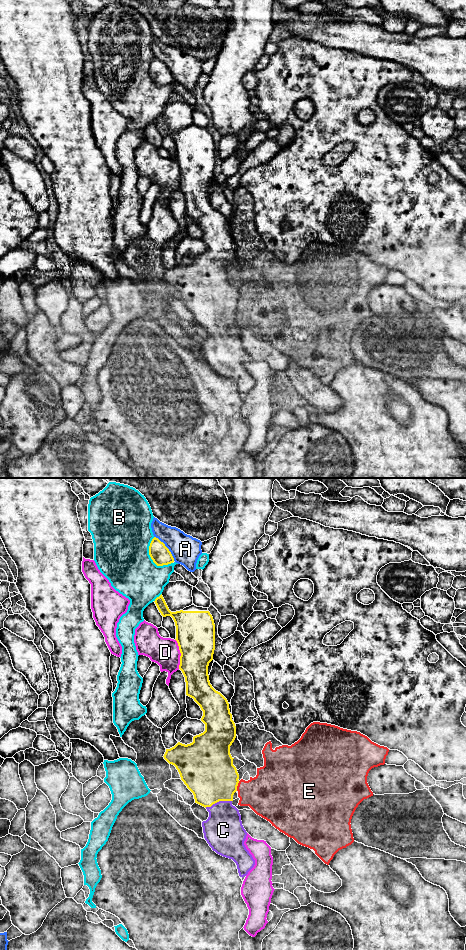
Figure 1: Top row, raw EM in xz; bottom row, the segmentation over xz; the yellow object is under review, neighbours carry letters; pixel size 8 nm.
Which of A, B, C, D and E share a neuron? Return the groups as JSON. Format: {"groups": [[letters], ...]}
{"groups": [["A"], ["B"], ["C"], ["D"], ["E"]]}

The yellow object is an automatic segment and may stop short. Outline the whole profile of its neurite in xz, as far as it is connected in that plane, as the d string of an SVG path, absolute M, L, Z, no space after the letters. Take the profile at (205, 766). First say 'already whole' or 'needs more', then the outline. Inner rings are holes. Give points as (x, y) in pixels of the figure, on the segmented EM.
needs more | M162 594L154 602L163 617L171 616L175 622L175 640L181 653L179 669L185 677L186 695L200 706L203 711L201 721L205 724L205 731L194 736L192 743L185 745L178 742L174 747L166 749L163 757L176 767L181 780L193 793L195 803L209 812L208 819L202 822L205 840L217 854L232 859L237 865L239 876L243 878L254 867L255 860L244 845L247 832L242 825L239 810L232 805L239 783L239 774L230 754L230 746L236 738L236 726L227 699L209 681L208 666L215 650L214 620L208 608L194 604L171 612Z

